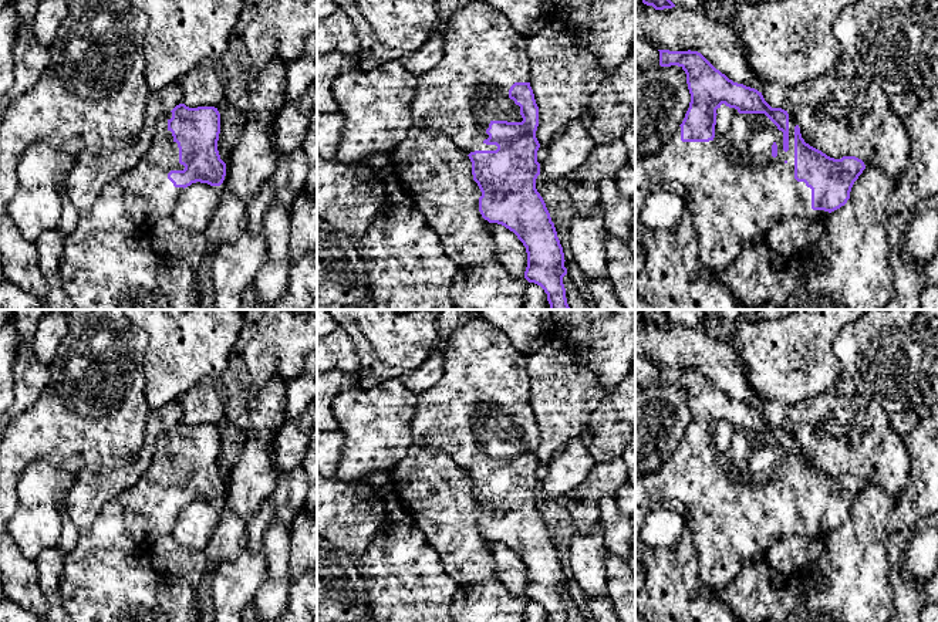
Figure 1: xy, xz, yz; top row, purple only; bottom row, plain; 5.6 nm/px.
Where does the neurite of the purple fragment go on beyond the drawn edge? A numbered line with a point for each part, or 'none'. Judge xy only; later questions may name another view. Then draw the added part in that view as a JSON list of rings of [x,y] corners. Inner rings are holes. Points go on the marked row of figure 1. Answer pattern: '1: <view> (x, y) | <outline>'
1: xy (149, 196) | [[[172,112],[165,114],[156,125],[152,143],[138,163],[121,172],[115,180],[124,190],[124,204],[132,220],[141,227],[153,227],[171,217],[183,187],[175,187],[168,179],[171,170],[183,170],[179,148],[168,129]]]

